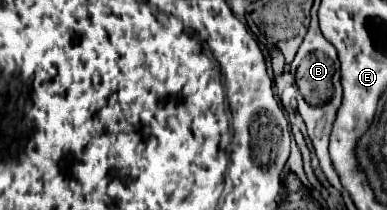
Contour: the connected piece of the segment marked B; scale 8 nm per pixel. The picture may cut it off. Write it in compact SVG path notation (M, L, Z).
M316 17L312 19L308 33L296 53L296 59L292 61L292 69L294 69L294 79L298 85L298 93L300 93L300 101L298 101L298 111L308 127L308 135L314 143L316 155L320 159L320 167L326 173L328 181L342 193L342 183L340 177L332 165L332 159L328 155L328 143L330 143L330 131L332 125L336 121L336 113L340 109L342 103L342 85L340 85L340 61L336 55L334 45L320 33L318 29L318 21Z

